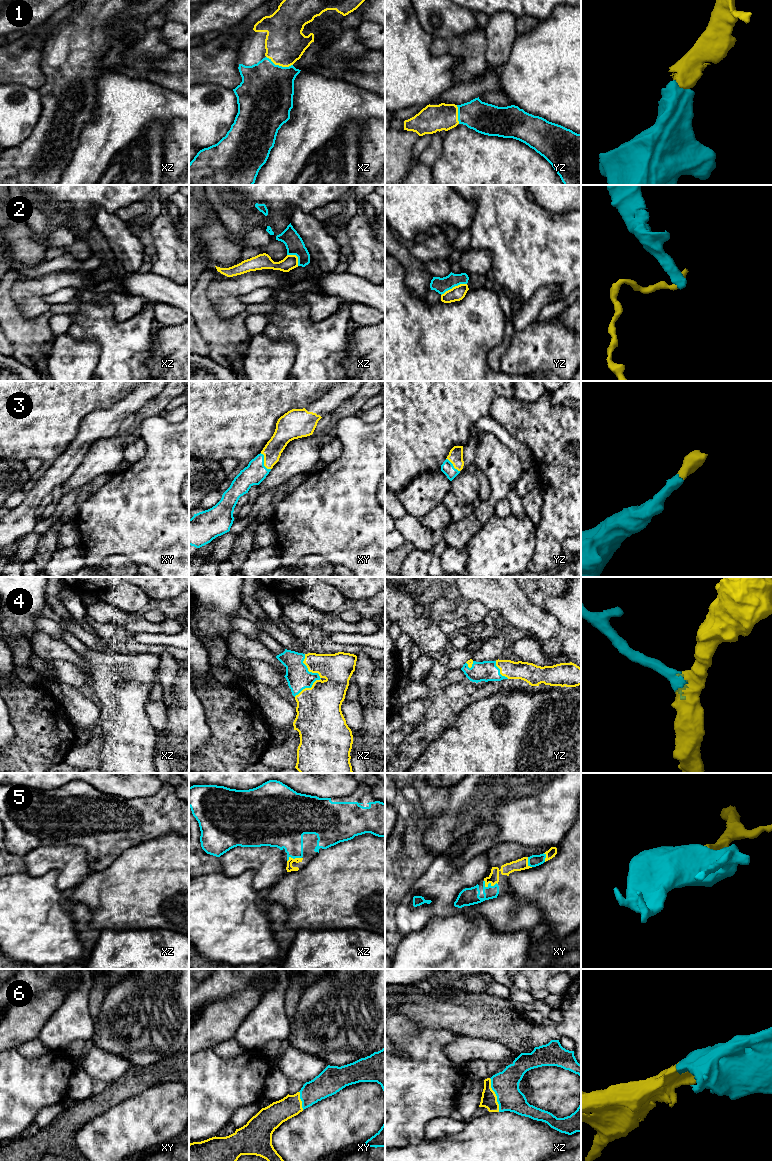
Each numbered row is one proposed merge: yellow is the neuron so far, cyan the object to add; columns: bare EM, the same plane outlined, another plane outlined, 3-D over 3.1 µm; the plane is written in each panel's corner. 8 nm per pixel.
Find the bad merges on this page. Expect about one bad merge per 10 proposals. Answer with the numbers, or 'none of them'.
2

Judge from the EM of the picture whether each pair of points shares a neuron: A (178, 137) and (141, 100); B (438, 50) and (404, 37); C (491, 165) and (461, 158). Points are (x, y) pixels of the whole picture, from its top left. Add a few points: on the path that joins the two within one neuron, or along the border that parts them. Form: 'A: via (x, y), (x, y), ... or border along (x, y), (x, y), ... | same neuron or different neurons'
A: border along (176, 117), (171, 119), (166, 126), (163, 148) | different neurons
B: border along (431, 39), (433, 55), (452, 56) | different neurons
C: via (484, 165), (472, 165), (468, 161) | same neuron

